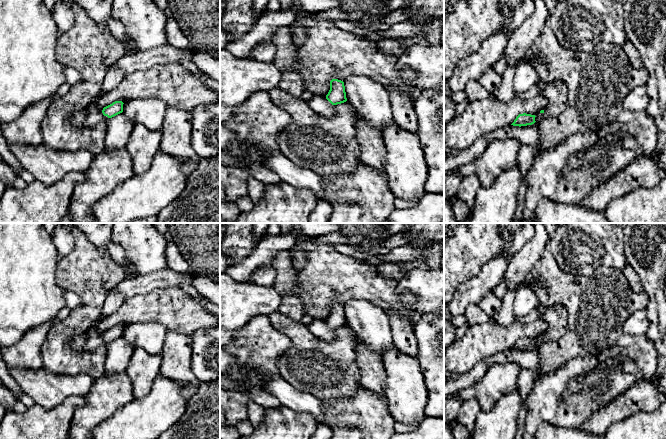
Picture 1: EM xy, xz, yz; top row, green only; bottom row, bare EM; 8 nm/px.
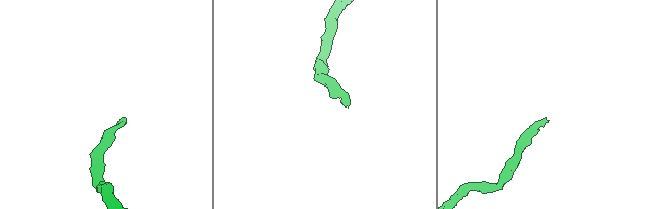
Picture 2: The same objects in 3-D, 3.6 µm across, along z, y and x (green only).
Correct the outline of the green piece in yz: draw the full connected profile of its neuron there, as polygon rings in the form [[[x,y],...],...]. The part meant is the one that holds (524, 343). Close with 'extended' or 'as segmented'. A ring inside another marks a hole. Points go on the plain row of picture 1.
[[[563,306],[549,307],[546,309],[543,318],[548,324],[543,334],[537,337],[536,340],[526,337],[519,338],[511,349],[521,351],[532,349],[535,346],[539,348],[546,342],[557,340],[566,333],[568,315]]] | extended

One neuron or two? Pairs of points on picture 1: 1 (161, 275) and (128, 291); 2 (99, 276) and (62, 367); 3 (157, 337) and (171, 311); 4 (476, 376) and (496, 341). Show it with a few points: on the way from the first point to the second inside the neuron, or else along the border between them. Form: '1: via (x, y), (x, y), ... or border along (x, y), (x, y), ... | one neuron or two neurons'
1: via (153, 281), (136, 285) | one neuron
2: via (92, 299), (90, 308), (62, 336), (62, 344) | one neuron
3: border along (140, 322), (159, 322), (167, 331) | two neurons
4: border along (508, 349), (478, 361), (466, 371) | two neurons

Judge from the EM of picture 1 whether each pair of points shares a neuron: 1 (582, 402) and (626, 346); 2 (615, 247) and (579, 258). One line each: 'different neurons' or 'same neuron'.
1: same neuron
2: same neuron

